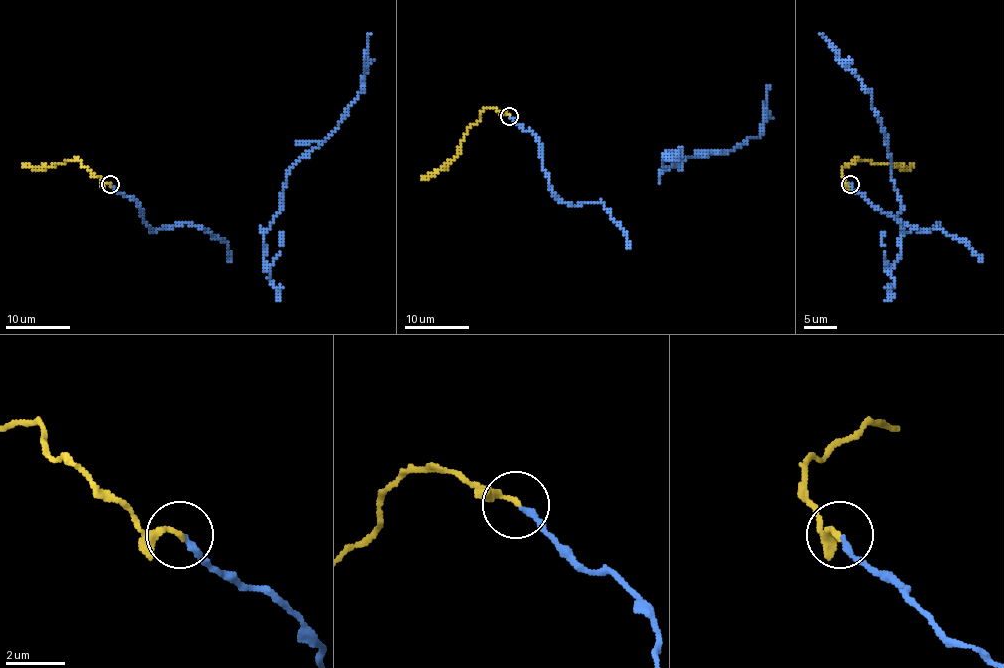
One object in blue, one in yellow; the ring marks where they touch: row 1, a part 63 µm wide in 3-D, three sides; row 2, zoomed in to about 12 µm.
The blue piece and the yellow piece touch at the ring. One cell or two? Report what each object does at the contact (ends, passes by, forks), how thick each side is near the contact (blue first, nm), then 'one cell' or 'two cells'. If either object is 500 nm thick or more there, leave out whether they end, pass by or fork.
blue ends | yellow ends | 200/220 nm | one cell

